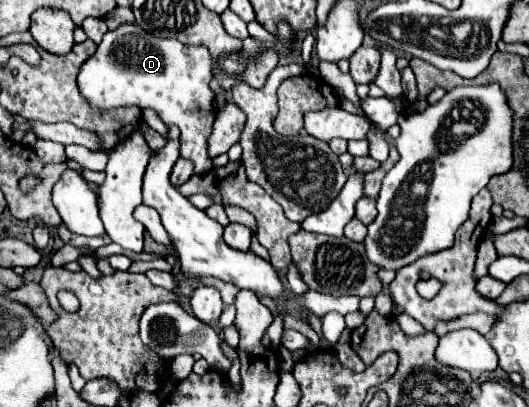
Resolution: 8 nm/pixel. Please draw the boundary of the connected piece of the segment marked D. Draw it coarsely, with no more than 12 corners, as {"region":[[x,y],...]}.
{"region":[[136,23],[80,67],[90,109],[156,111],[196,175],[214,167],[210,81],[240,81],[270,47],[214,61]]}

